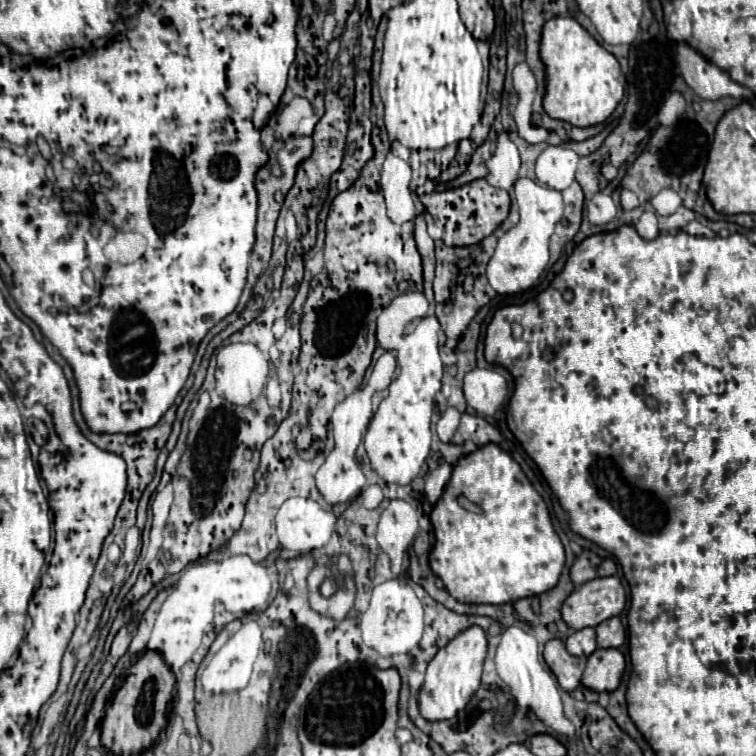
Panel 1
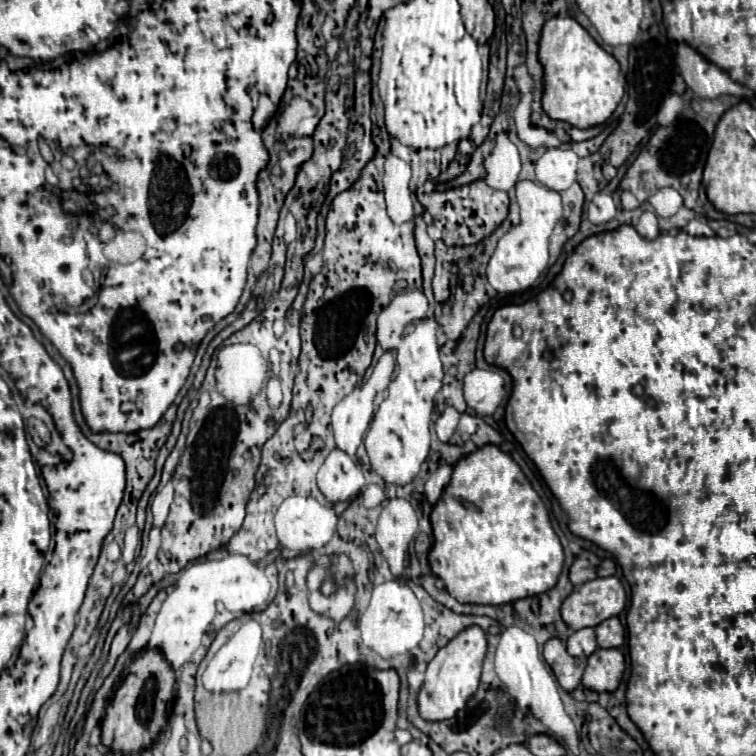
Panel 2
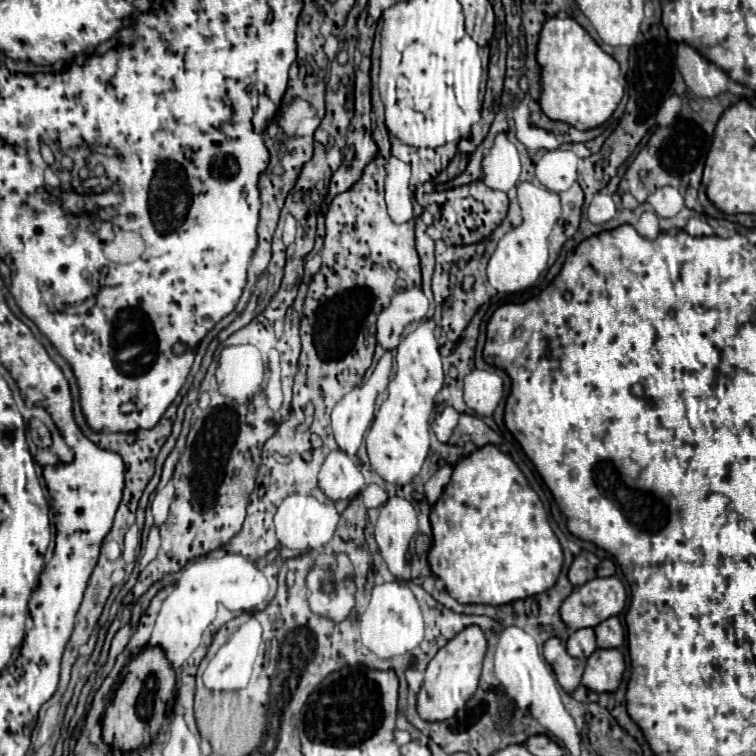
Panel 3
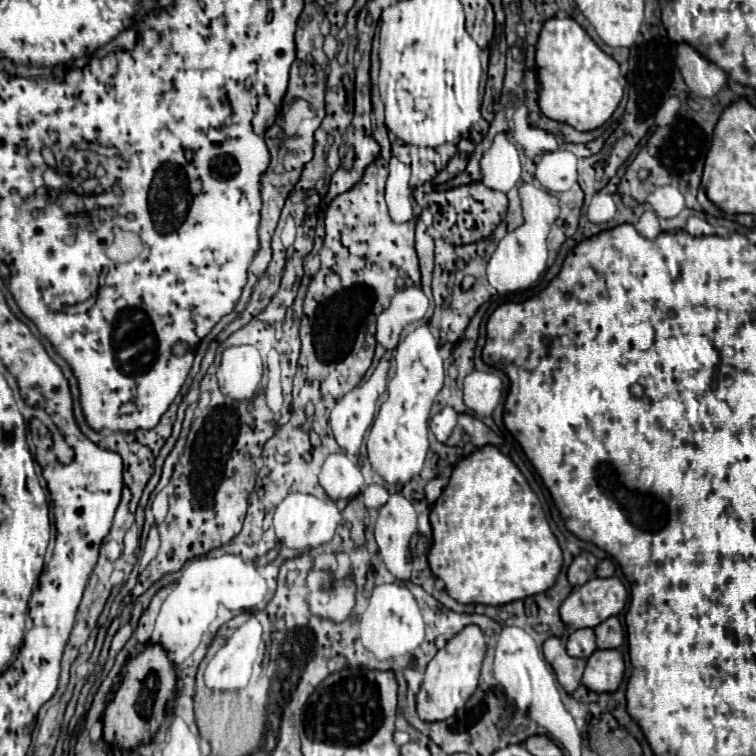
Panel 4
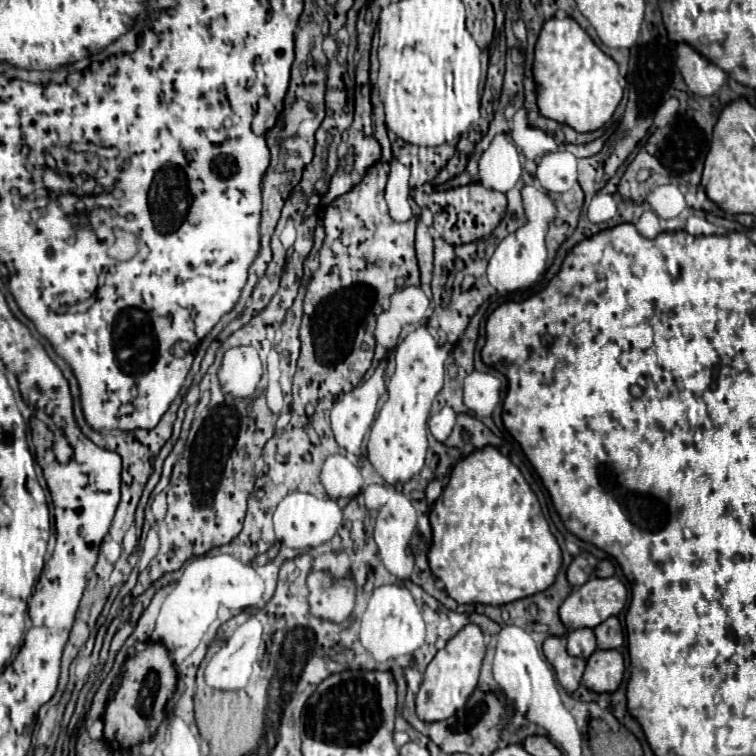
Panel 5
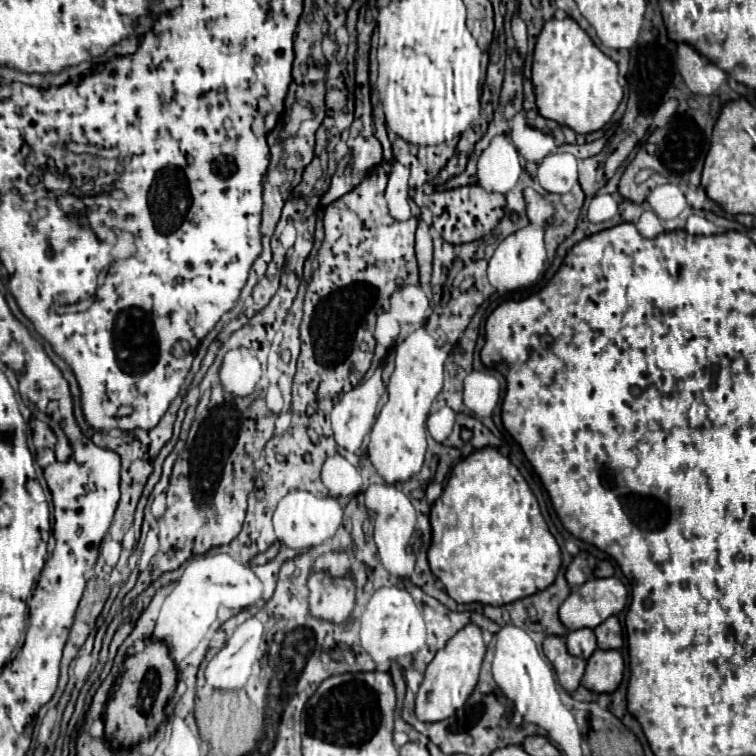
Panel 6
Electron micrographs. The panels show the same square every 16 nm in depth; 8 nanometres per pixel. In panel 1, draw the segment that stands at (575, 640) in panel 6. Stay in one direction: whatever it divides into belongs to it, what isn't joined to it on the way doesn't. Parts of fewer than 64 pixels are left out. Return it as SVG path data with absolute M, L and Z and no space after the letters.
M582 628L578 632L574 632L572 636L568 636L566 640L566 648L570 654L574 656L590 656L598 646L596 646L596 634L594 628Z

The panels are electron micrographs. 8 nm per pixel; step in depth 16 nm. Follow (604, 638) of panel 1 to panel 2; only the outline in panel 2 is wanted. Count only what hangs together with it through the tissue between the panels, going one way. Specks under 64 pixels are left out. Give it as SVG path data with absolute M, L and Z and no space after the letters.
M616 616L604 620L594 630L596 630L596 636L598 636L600 648L620 648L624 644L624 628L622 628L622 622Z

